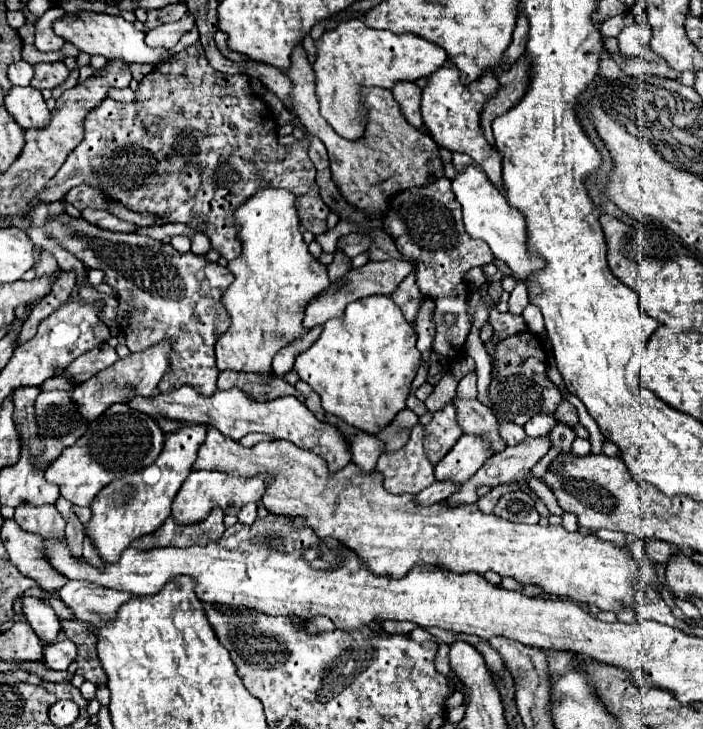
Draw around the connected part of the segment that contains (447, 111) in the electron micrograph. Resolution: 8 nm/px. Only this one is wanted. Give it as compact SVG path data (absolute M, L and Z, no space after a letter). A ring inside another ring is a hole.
M454 65L442 67L436 73L428 77L428 85L422 91L422 117L424 125L430 131L430 137L436 141L438 147L444 147L452 153L466 153L472 157L474 163L480 165L480 169L486 173L490 183L496 189L502 189L502 163L500 153L486 141L484 131L480 127L480 113L482 105L492 99L498 93L500 85L494 73L484 73L478 81L470 85L462 85L458 79L458 69Z

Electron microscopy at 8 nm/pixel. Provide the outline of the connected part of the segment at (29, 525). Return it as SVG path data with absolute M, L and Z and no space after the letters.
M20 505L16 509L14 521L28 533L38 533L50 541L62 541L64 537L64 519L56 511L54 505L34 507L34 505Z

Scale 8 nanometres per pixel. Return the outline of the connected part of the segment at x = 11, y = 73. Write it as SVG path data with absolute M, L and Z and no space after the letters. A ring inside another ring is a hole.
M18 61L18 63L8 67L8 79L10 79L12 85L26 87L26 85L30 85L32 75L34 75L34 67L26 61Z

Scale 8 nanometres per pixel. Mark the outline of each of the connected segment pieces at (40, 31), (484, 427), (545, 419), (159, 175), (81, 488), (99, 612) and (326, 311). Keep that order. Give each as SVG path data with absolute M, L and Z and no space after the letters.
M50 7L42 17L40 21L36 23L36 49L38 51L58 51L64 41L62 37L58 37L54 31L52 31L52 23L56 19L60 19L64 15L64 9L60 7Z
M454 397L452 403L456 407L456 421L458 421L458 425L462 427L464 433L488 437L490 445L496 453L506 449L506 443L502 441L502 437L498 433L496 417L486 405L478 403L478 401L464 401L460 397Z
M538 413L524 425L524 431L528 437L542 437L542 435L548 435L556 423L558 421L554 419L554 415Z
M200 41L194 43L194 45L190 45L188 49L176 53L168 63L164 63L164 69L162 69L162 71L156 69L156 71L148 73L148 75L140 81L140 87L138 87L138 91L136 91L138 101L134 101L134 103L118 103L118 101L114 101L114 99L106 99L106 101L102 101L100 107L96 107L96 109L92 109L92 111L88 113L88 117L86 117L86 121L84 121L86 135L84 135L82 143L70 153L70 157L66 159L66 163L62 165L62 169L56 173L56 177L52 177L52 179L46 183L46 189L44 189L42 193L38 193L36 201L38 201L38 203L60 201L60 199L64 199L64 195L66 195L72 187L76 187L76 185L80 185L80 183L88 183L88 185L92 185L92 187L96 187L96 189L102 189L110 199L122 203L122 205L128 207L130 211L138 211L138 213L148 211L148 213L154 213L154 215L162 217L162 219L166 219L168 223L186 223L186 225L190 225L190 227L202 231L202 233L212 241L212 247L218 249L218 251L224 255L224 239L234 239L234 235L238 233L238 227L232 223L232 221L234 221L234 211L236 211L236 207L242 205L246 199L250 199L250 197L256 193L256 189L260 191L264 185L274 185L274 187L288 189L290 193L296 195L296 201L298 201L298 219L300 219L300 225L302 225L304 229L312 231L314 235L326 233L326 231L328 231L326 219L328 219L330 209L328 209L328 205L322 201L322 197L320 197L320 193L318 193L318 185L316 185L316 179L314 179L316 169L314 169L314 165L312 165L312 161L310 161L310 157L308 157L308 141L302 139L302 141L296 141L296 143L290 145L290 147L280 145L280 143L276 141L274 125L268 125L268 121L266 121L268 113L258 113L258 111L268 111L268 107L266 107L266 103L264 103L260 97L256 97L256 95L252 93L252 87L250 87L248 81L250 81L250 77L246 77L246 75L222 75L220 71L212 69L210 63L206 61L206 55L204 55L204 49L202 49Z
M124 403L112 405L104 415L92 421L86 433L76 441L76 445L64 449L58 459L54 459L46 471L46 481L58 485L60 495L74 505L90 507L96 493L114 479L122 479L152 465L164 447L164 433L158 423Z
M68 581L68 585L60 589L58 597L74 611L76 619L92 625L102 625L114 621L118 609L134 595L106 589L88 581Z
M390 259L390 261L368 261L364 267L358 269L350 269L336 285L332 283L326 291L322 291L316 299L312 299L306 307L306 317L304 317L304 327L312 329L314 325L324 325L328 319L334 317L342 317L344 309L348 303L370 297L370 295L390 295L400 281L412 271L414 263L406 263L406 261L398 261L398 259Z

